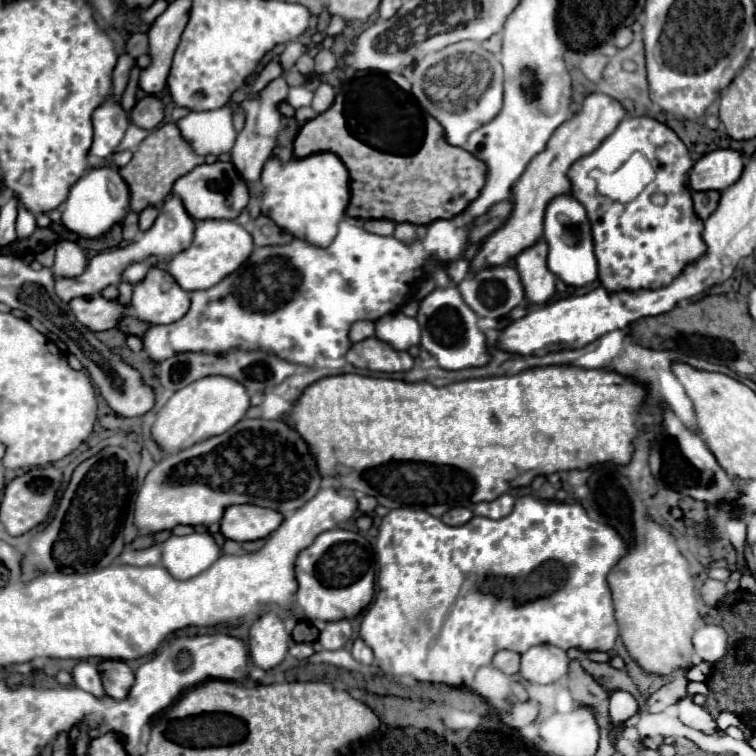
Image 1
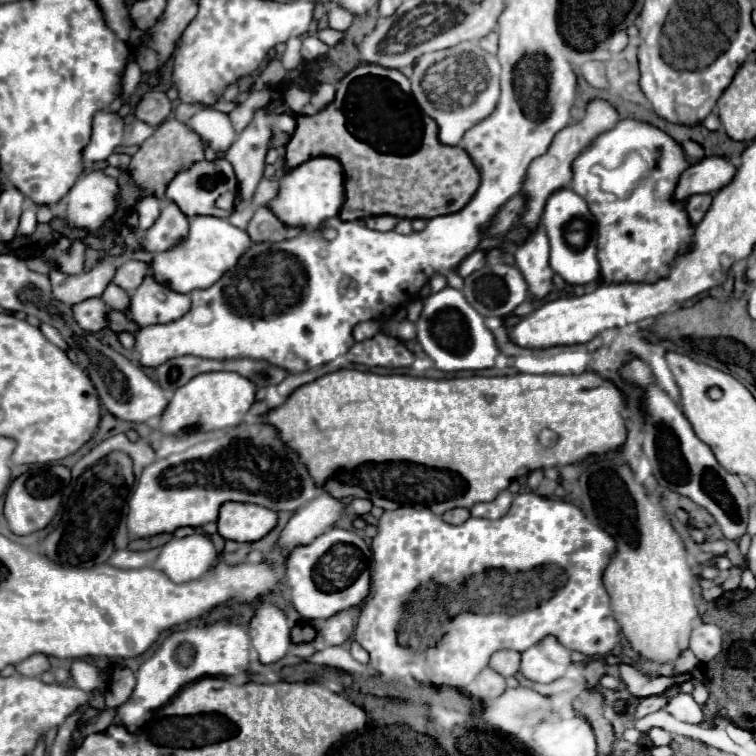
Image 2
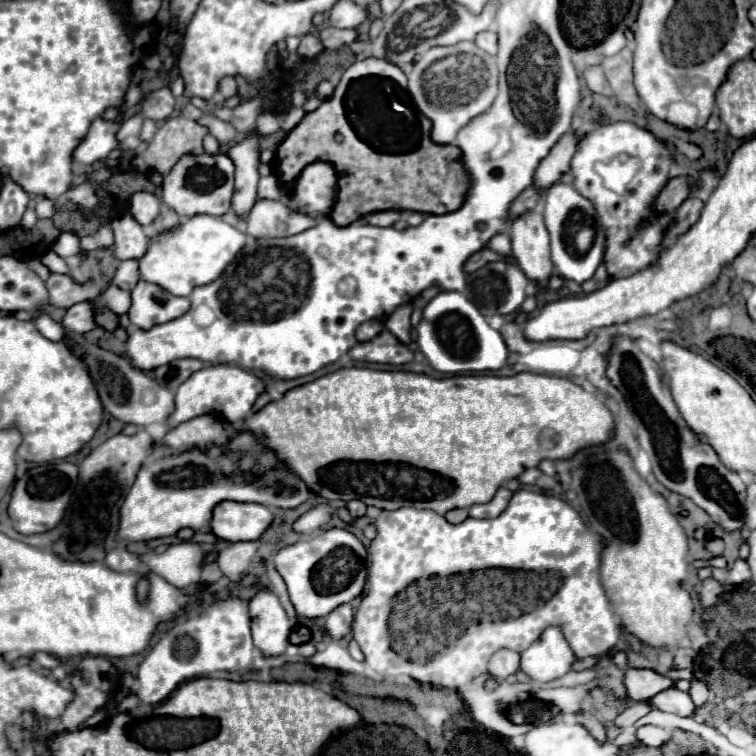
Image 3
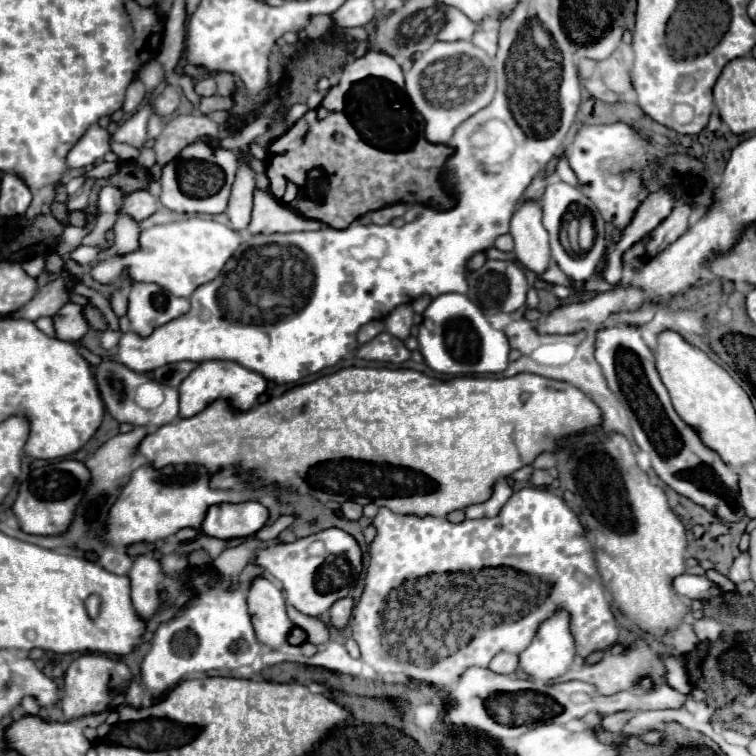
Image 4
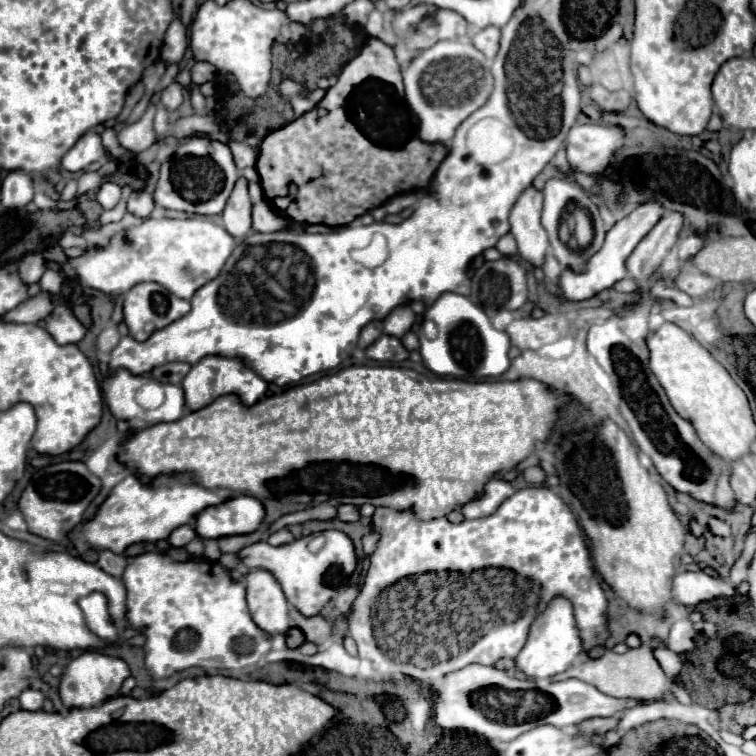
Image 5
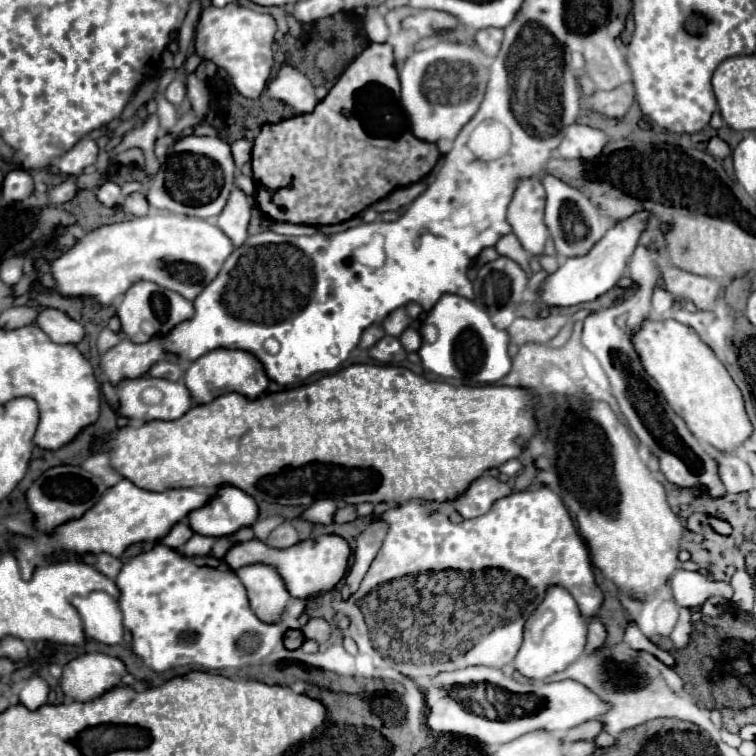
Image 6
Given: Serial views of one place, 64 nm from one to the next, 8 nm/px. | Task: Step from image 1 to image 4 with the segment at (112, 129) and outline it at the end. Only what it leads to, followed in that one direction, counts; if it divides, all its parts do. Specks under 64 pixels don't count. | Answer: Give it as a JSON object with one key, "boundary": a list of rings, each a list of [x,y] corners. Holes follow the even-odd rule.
{"boundary":[[[92,124],[68,154],[70,168],[92,166],[110,152],[110,134],[100,124]]]}

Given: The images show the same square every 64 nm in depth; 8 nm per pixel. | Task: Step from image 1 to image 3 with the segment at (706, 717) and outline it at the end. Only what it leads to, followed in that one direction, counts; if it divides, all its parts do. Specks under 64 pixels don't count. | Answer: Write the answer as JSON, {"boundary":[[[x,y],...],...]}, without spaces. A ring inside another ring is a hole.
{"boundary":[[[668,688],[660,694],[656,694],[654,698],[650,698],[648,702],[658,710],[664,710],[664,712],[670,712],[676,716],[684,716],[684,718],[692,716],[696,710],[688,692],[680,692],[678,688]]]}

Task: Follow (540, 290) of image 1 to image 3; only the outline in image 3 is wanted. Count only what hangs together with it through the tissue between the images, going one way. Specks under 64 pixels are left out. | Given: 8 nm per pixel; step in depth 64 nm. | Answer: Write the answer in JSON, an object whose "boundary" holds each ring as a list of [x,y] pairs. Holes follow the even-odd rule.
{"boundary":[[[526,212],[516,218],[510,226],[512,256],[516,258],[528,280],[534,280],[540,290],[546,288],[552,262],[550,262],[550,242],[542,216],[536,212]]]}

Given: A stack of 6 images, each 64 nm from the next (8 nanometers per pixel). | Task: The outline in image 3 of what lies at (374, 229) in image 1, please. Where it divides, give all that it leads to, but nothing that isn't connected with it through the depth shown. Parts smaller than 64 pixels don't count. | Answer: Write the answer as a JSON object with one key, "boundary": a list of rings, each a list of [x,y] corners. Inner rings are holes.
{"boundary":[[[386,210],[386,212],[374,212],[366,216],[366,222],[372,226],[392,226],[400,218],[400,212],[396,210]]]}

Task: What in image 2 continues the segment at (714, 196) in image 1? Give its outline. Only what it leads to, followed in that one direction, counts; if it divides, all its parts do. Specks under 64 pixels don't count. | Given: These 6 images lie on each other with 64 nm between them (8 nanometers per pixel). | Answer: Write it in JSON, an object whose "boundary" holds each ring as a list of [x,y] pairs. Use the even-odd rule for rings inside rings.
{"boundary":[[[694,194],[694,196],[688,198],[686,210],[688,210],[688,216],[690,216],[692,224],[702,222],[702,218],[708,212],[710,204],[712,204],[712,196],[710,194]]]}

